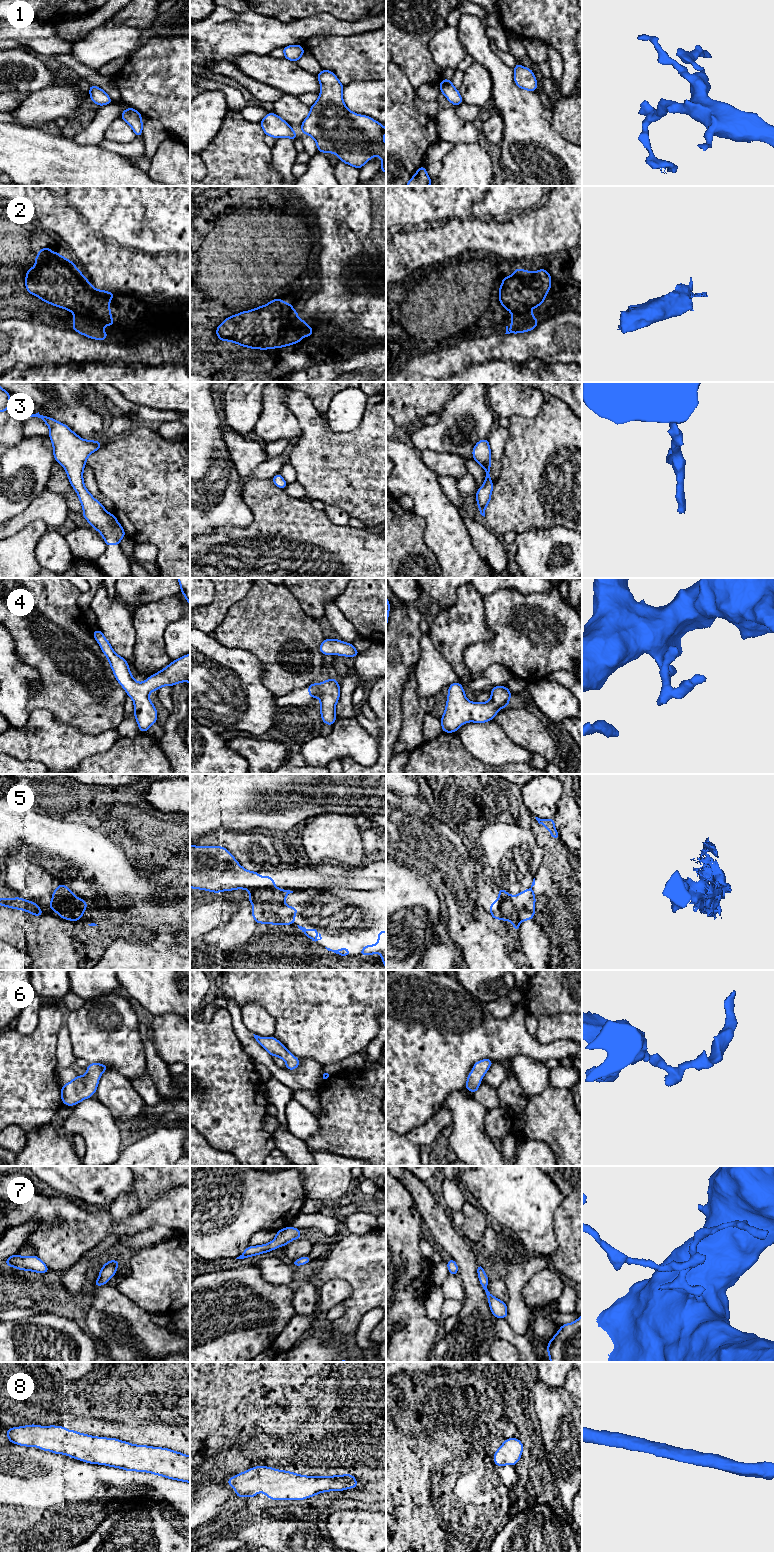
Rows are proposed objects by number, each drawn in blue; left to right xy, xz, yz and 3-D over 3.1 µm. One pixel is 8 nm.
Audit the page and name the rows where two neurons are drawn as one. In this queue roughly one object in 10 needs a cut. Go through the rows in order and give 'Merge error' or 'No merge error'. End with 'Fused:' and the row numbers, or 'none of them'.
1: No merge error
2: No merge error
3: No merge error
4: No merge error
5: Merge error
6: No merge error
7: No merge error
8: No merge error
Fused: 5

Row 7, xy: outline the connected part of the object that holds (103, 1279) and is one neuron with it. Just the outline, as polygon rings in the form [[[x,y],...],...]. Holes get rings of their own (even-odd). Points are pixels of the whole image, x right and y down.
[[[109,1260],[106,1264],[103,1265],[99,1272],[99,1279],[93,1281],[94,1286],[105,1285],[117,1271],[117,1267],[120,1261],[118,1260]]]

